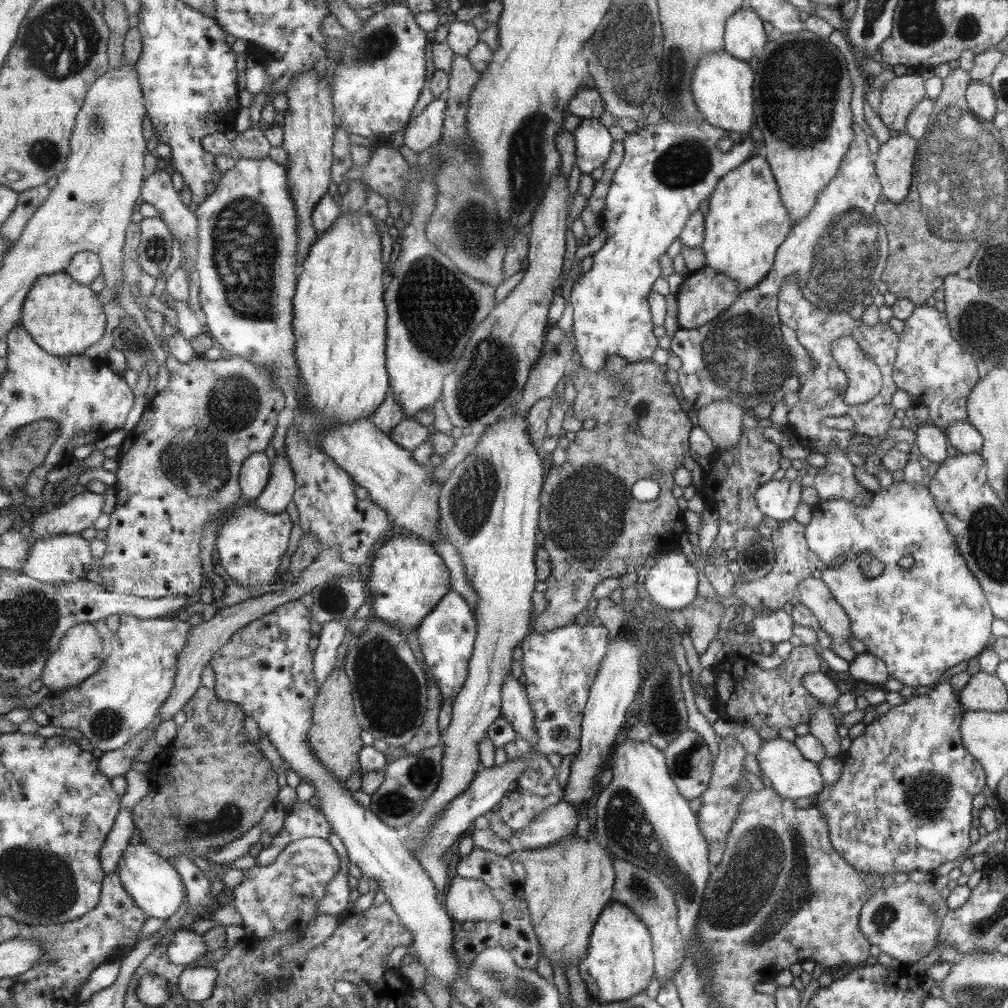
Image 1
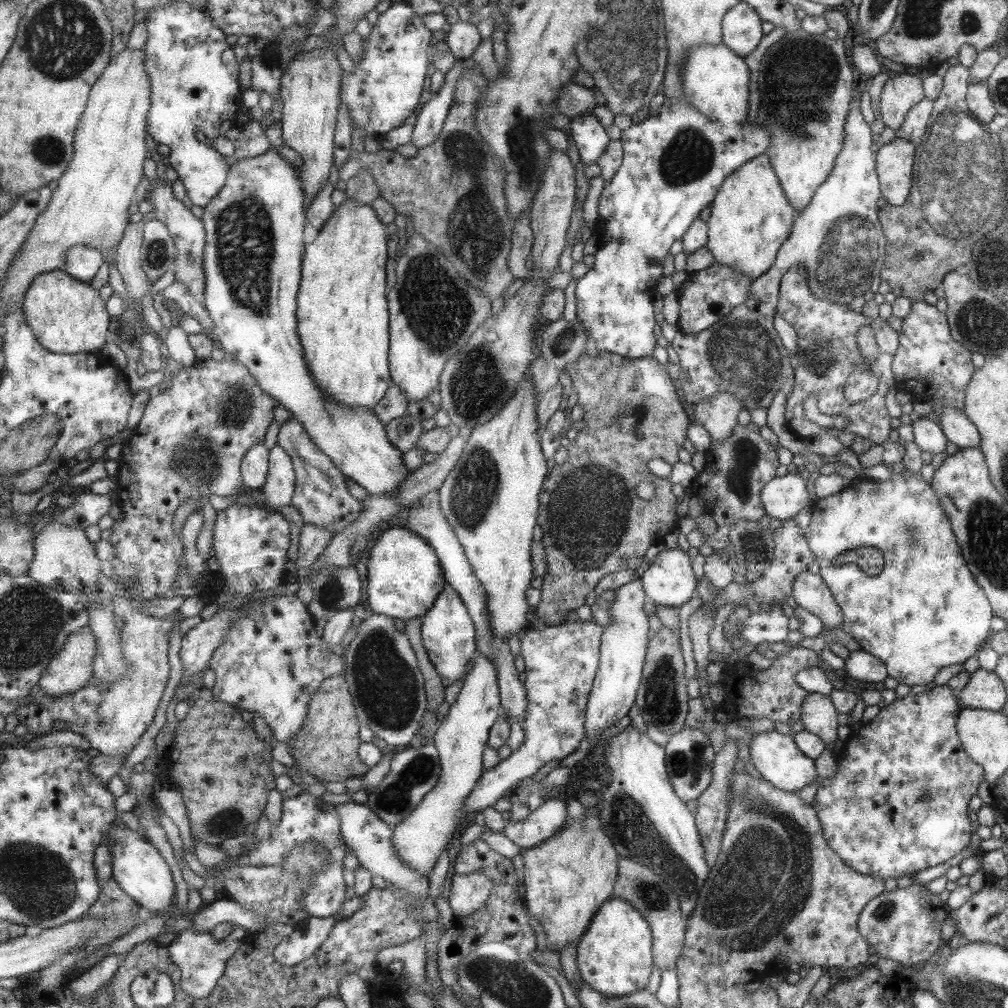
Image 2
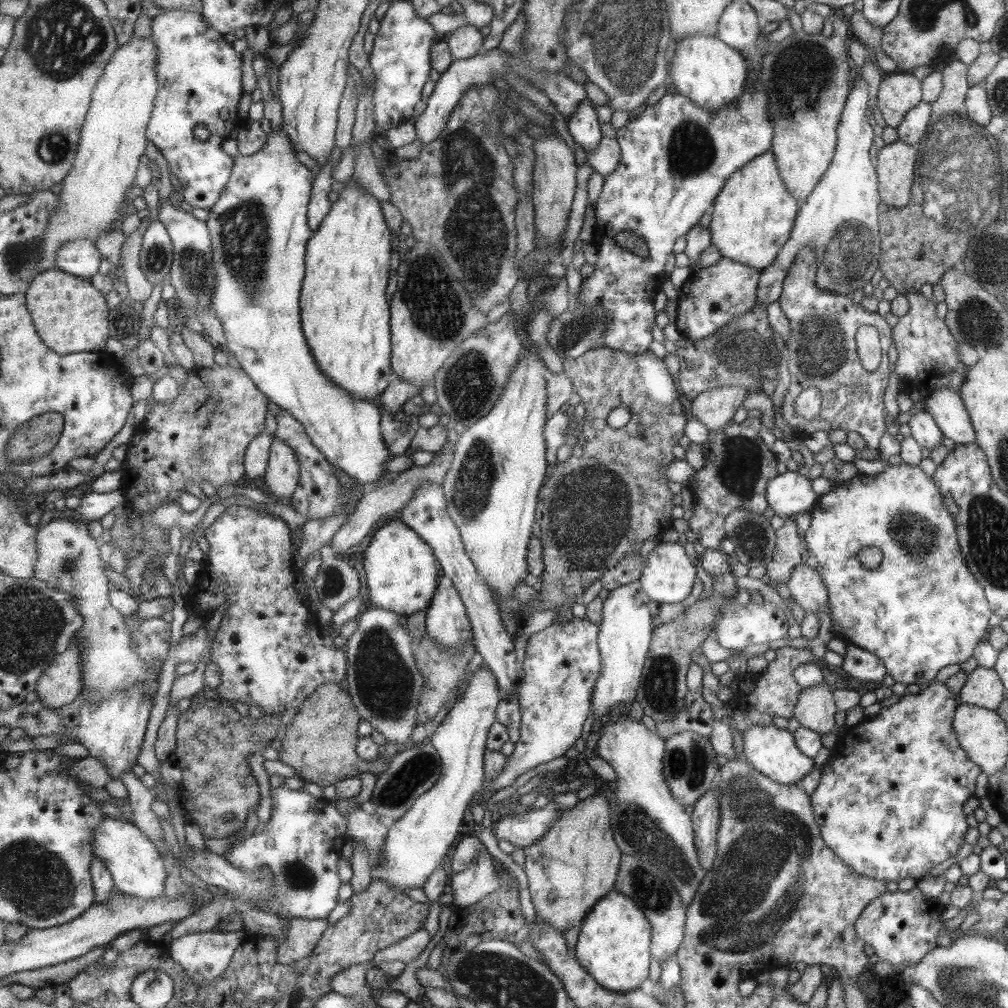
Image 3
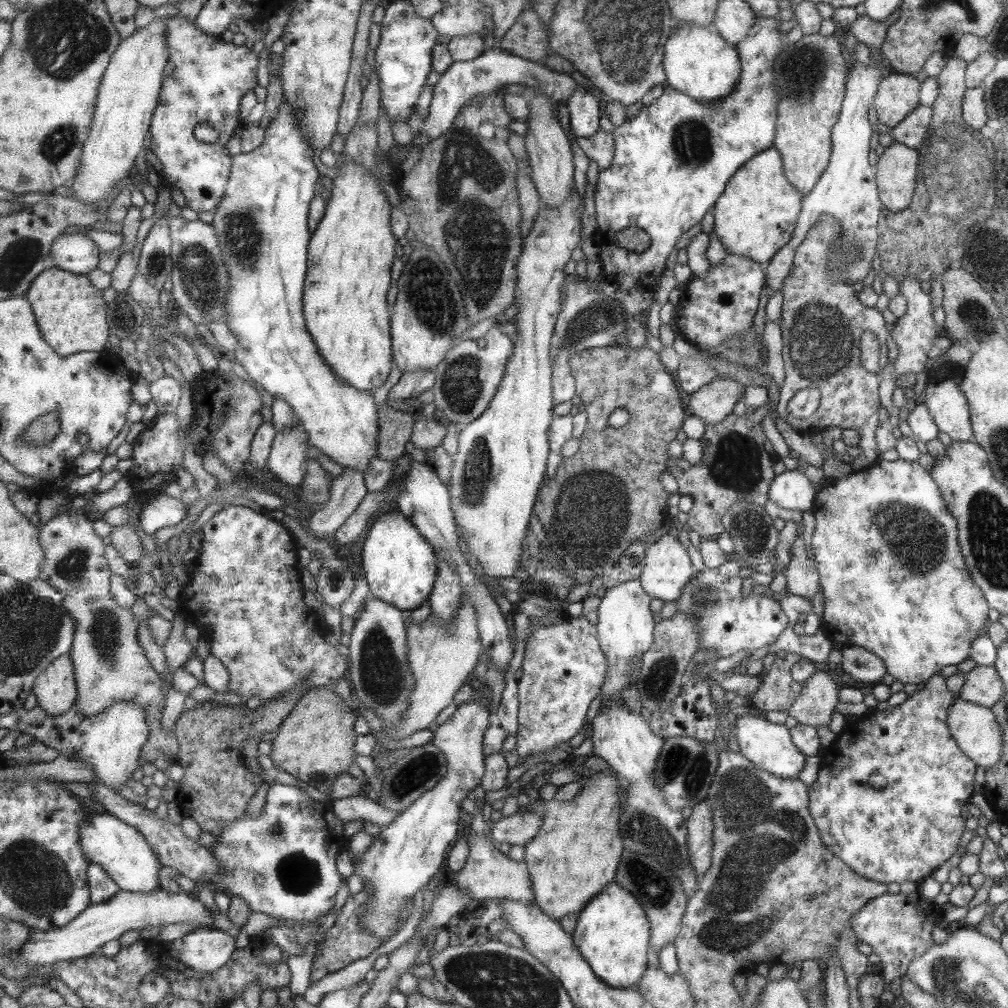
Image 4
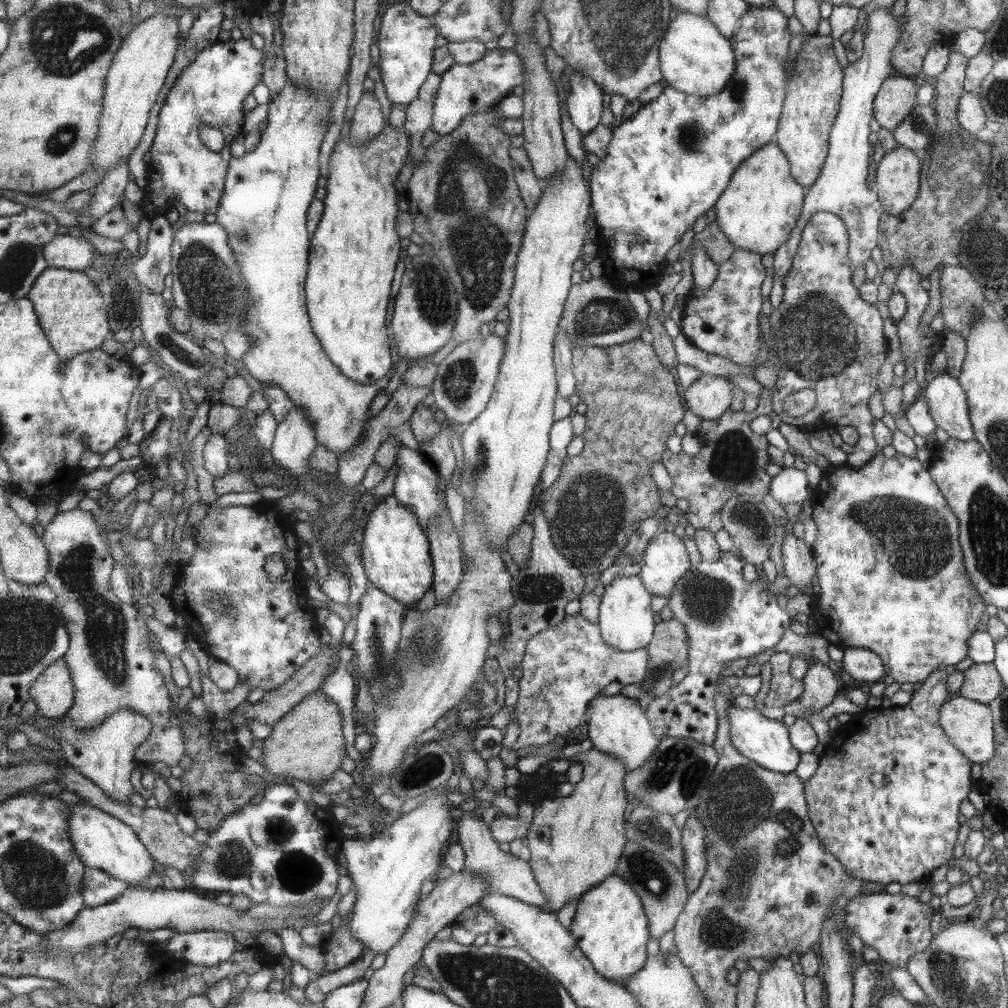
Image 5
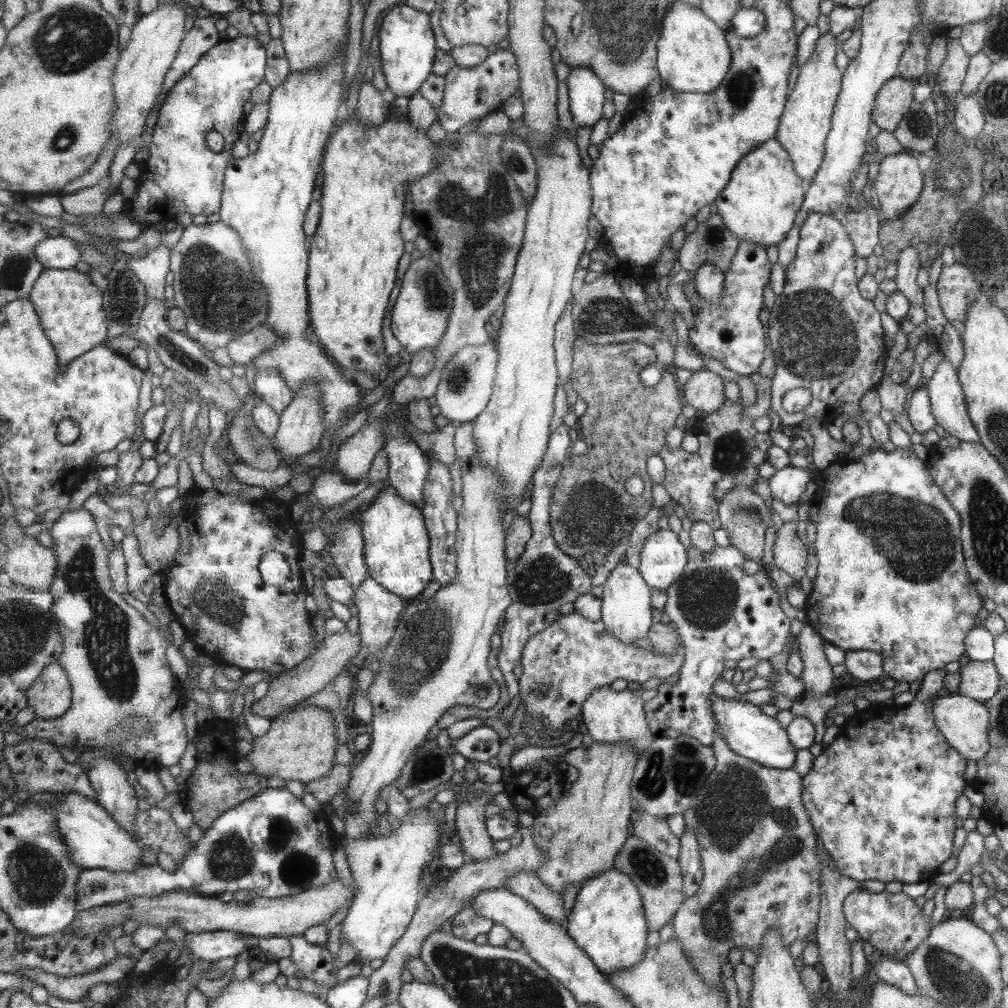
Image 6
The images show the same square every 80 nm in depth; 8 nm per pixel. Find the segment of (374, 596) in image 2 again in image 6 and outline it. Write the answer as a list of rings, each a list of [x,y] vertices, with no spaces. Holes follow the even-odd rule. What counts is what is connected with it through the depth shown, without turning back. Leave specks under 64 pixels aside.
[[[391,485],[379,490],[363,514],[367,574],[389,592],[404,599],[416,597],[431,576],[430,539],[420,510],[399,496]]]

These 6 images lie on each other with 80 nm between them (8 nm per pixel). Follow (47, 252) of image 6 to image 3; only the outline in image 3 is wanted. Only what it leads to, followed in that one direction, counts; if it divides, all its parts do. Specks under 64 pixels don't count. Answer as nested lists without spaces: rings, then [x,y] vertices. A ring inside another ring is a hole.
[[[76,238],[61,245],[56,254],[55,267],[90,279],[100,272],[102,260],[103,256],[95,242],[88,238]]]

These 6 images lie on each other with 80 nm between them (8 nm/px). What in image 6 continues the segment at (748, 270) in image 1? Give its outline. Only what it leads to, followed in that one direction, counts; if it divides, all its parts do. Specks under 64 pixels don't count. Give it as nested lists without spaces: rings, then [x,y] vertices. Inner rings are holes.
[[[777,139],[766,140],[739,159],[730,180],[714,200],[716,212],[722,216],[723,224],[729,232],[735,233],[739,242],[753,241],[767,248],[781,243],[793,227],[805,190],[789,157]]]

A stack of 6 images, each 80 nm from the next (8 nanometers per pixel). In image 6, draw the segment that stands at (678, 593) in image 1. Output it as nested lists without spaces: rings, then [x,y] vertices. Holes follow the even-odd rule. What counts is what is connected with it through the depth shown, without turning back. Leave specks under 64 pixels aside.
[[[657,529],[645,537],[637,569],[648,586],[665,591],[685,568],[685,548],[672,531]]]

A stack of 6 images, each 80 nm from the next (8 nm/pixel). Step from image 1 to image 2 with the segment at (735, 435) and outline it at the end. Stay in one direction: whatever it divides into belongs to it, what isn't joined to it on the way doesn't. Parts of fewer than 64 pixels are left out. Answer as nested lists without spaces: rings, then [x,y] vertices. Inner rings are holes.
[[[721,392],[697,402],[693,418],[709,434],[710,440],[723,440],[730,436],[731,428],[737,426],[737,416],[743,408],[733,394]]]

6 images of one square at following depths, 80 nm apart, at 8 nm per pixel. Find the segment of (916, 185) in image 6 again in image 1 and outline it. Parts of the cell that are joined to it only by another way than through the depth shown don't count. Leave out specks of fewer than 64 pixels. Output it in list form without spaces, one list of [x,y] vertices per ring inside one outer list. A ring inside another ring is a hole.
[[[903,132],[896,137],[889,137],[885,143],[879,145],[875,172],[882,183],[883,198],[886,202],[899,204],[906,198],[906,195],[910,194],[911,184],[916,183],[916,180],[911,180],[911,172],[914,172],[913,154],[916,154],[916,148],[917,141]]]

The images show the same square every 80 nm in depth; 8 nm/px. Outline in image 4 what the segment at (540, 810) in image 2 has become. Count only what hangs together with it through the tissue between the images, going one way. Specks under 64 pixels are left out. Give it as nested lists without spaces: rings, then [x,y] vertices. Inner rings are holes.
[[[518,811],[506,817],[496,815],[489,836],[496,845],[525,846],[537,834],[539,823],[542,823],[542,817],[538,811]]]

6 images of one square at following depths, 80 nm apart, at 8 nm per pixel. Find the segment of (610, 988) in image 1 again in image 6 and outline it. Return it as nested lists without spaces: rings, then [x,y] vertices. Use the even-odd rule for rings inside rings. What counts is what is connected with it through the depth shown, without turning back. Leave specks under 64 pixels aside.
[[[613,867],[581,883],[574,898],[575,904],[567,916],[566,932],[598,967],[599,972],[609,974],[638,963],[645,950],[645,918],[641,898],[625,873]]]

